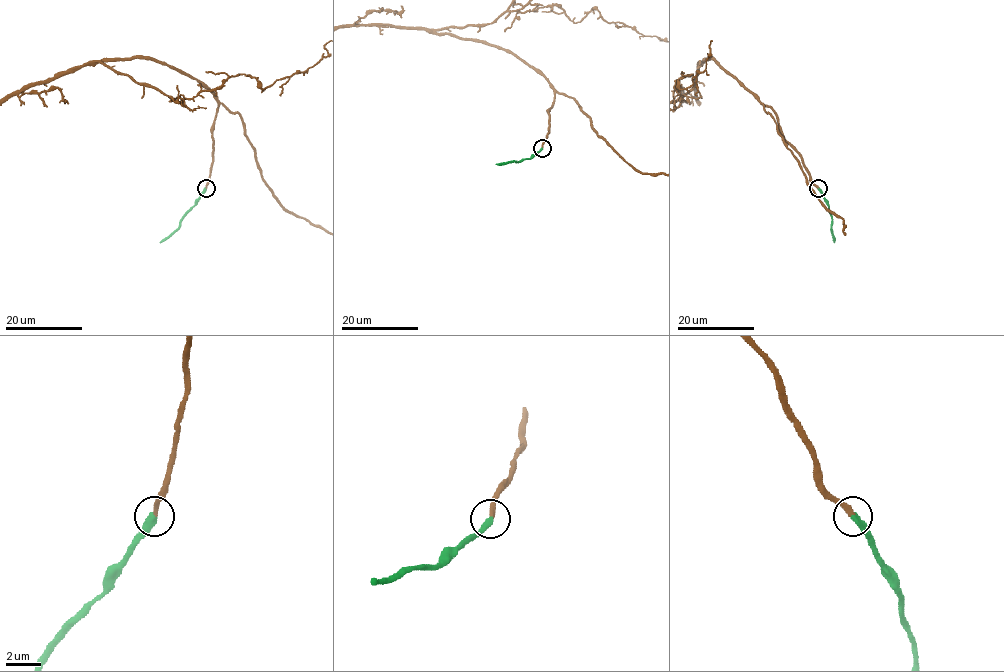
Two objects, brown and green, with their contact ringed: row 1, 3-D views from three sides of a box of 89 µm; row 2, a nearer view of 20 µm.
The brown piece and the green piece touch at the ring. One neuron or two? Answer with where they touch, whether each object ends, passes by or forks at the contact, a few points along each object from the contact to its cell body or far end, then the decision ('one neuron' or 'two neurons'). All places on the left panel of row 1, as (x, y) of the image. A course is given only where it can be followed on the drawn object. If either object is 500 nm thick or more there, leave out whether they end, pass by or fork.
place (206, 188); brown ends; green ends; course green (206, 188), (180, 226), (160, 242); one neuron

